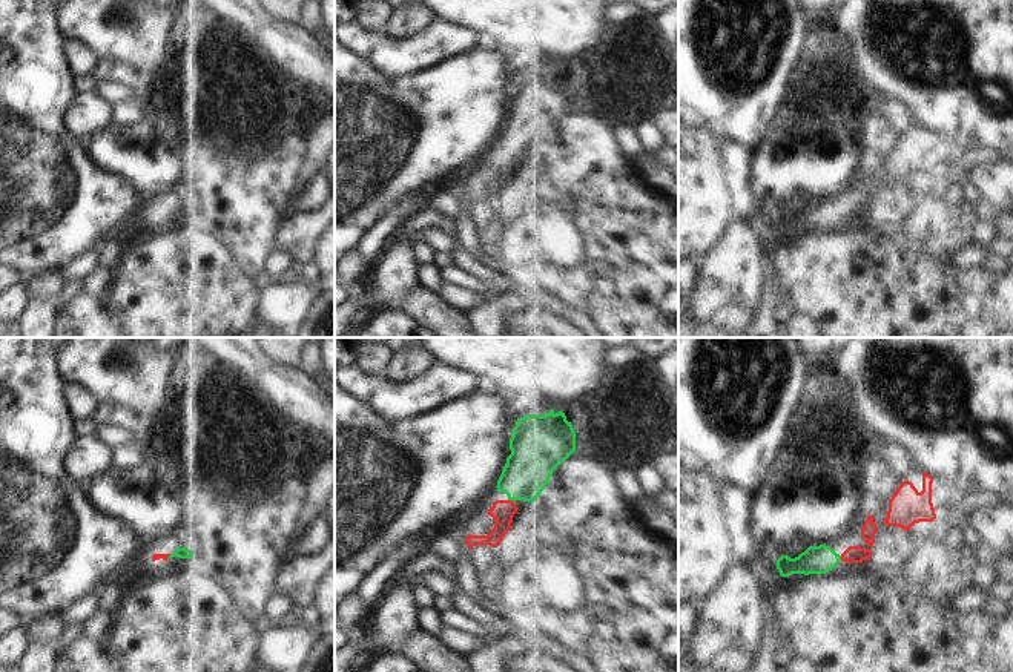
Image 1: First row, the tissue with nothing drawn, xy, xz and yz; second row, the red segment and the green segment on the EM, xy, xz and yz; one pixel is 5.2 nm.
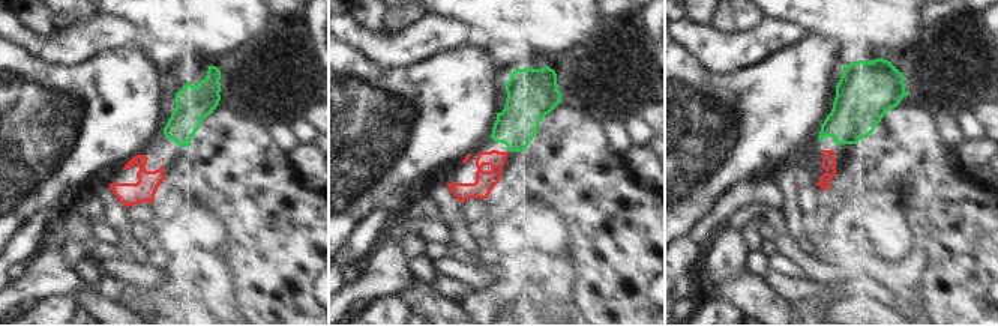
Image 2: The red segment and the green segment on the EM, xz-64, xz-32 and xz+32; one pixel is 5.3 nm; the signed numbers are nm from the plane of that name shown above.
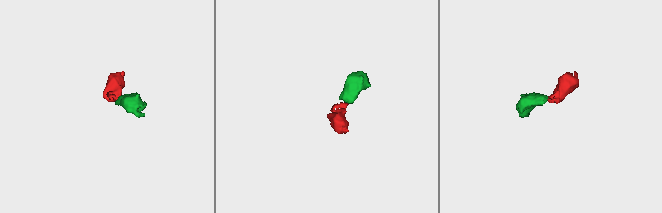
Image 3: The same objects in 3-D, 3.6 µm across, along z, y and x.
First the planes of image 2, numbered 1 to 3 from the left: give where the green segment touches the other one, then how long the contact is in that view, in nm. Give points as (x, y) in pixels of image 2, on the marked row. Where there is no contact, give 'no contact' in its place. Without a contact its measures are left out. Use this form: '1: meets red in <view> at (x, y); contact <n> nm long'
1: no contact
2: no contact
3: no contact

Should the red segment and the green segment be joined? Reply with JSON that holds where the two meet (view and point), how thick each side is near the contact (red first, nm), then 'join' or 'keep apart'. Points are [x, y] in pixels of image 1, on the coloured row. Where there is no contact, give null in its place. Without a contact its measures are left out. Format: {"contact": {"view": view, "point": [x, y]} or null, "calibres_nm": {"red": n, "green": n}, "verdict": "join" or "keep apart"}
{"contact": {"view": "xz", "point": [511, 500]}, "calibres_nm": {"red": 120, "green": 240}, "verdict": "join"}

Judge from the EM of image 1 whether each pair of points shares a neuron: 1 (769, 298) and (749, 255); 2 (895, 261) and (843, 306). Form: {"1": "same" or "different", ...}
{"1": "different", "2": "same"}

